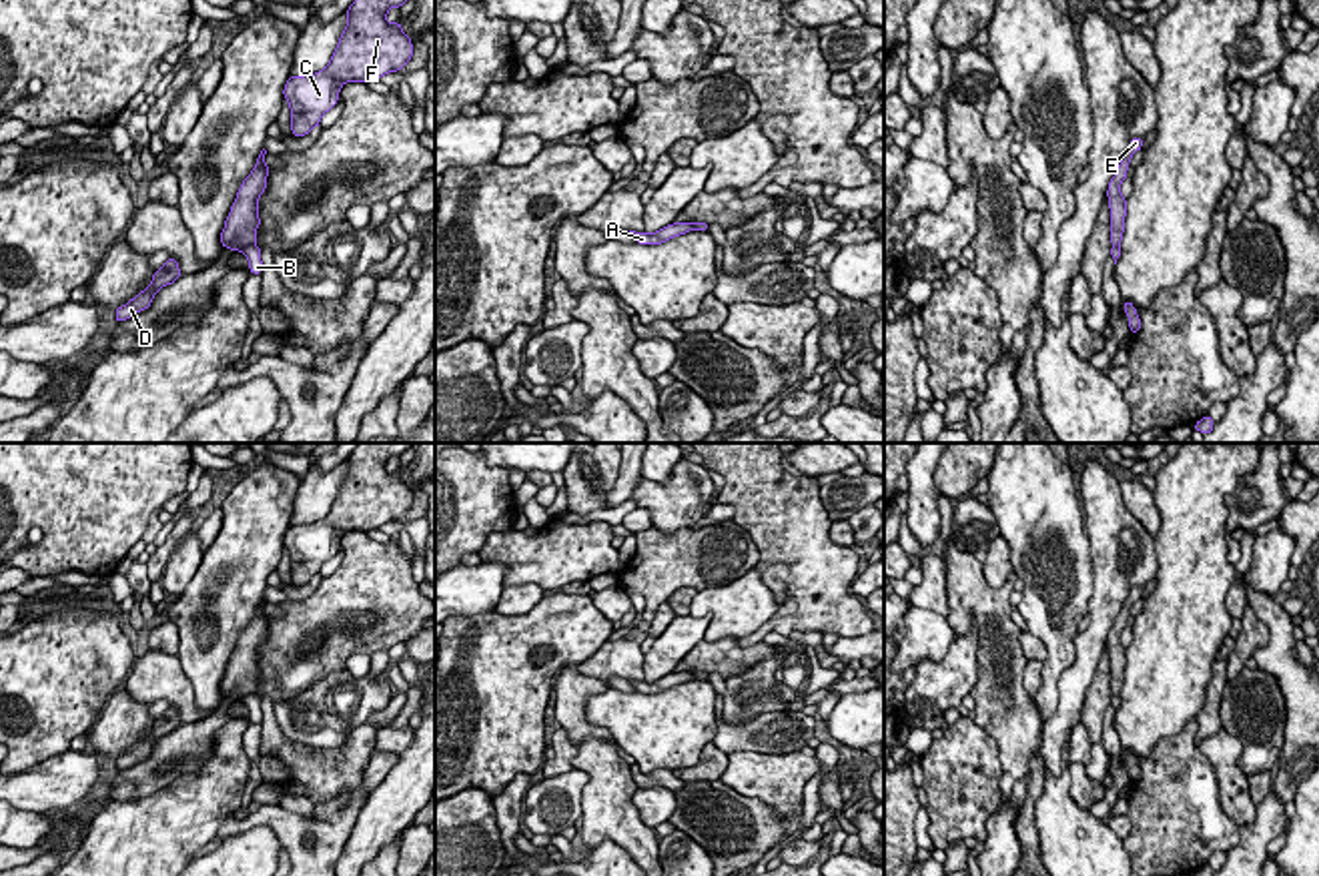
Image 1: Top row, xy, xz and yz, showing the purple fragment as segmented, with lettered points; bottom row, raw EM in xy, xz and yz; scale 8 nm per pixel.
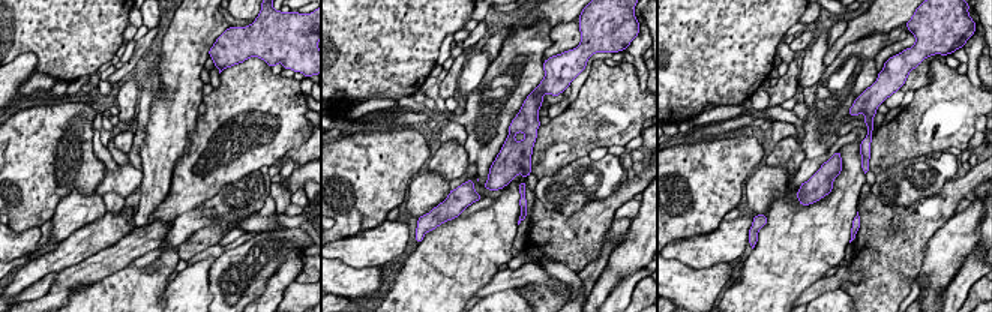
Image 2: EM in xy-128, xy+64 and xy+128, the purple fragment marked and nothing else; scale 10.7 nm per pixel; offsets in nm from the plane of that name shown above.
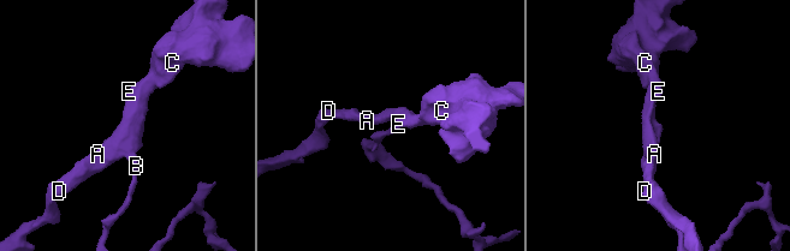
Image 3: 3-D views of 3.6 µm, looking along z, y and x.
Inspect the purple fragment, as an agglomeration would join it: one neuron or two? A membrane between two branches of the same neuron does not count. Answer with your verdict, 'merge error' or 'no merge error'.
merge error

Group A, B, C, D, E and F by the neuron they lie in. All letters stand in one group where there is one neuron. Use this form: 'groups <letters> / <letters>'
groups A C D E F / B

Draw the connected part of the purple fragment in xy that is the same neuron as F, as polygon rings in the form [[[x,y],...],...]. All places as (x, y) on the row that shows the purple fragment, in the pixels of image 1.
[[[355,0],[347,10],[347,26],[339,38],[331,62],[315,74],[289,76],[283,96],[291,108],[291,132],[301,138],[321,124],[325,112],[339,102],[345,82],[371,82],[389,72],[399,72],[413,58],[411,38],[401,30],[401,22],[391,24],[387,12],[401,8],[407,0]]]

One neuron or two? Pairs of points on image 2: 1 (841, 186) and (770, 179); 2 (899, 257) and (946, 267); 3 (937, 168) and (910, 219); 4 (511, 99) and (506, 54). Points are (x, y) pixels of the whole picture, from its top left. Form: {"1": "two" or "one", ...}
{"1": "two", "2": "two", "3": "two", "4": "one"}

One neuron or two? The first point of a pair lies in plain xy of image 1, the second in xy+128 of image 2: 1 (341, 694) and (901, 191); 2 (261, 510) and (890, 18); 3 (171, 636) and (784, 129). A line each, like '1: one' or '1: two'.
1: one
2: two
3: one

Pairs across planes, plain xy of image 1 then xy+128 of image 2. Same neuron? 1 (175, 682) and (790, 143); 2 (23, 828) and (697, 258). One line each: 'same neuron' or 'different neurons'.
1: same neuron
2: different neurons

